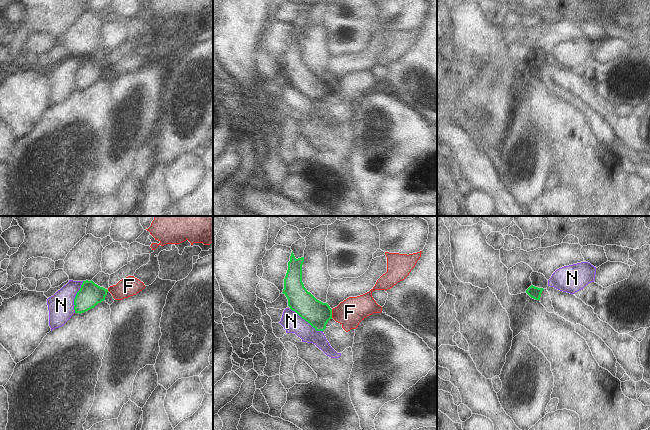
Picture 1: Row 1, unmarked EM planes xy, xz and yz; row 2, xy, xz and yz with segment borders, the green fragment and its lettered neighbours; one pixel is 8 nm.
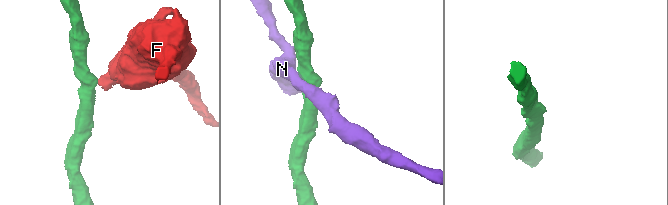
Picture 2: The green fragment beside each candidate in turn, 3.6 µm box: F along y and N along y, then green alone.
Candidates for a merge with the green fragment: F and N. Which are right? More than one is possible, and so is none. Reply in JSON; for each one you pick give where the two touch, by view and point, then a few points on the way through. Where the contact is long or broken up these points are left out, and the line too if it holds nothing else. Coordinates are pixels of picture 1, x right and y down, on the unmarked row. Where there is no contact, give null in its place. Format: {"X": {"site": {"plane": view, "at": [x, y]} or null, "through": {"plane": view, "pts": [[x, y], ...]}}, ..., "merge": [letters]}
{"merge": []}

